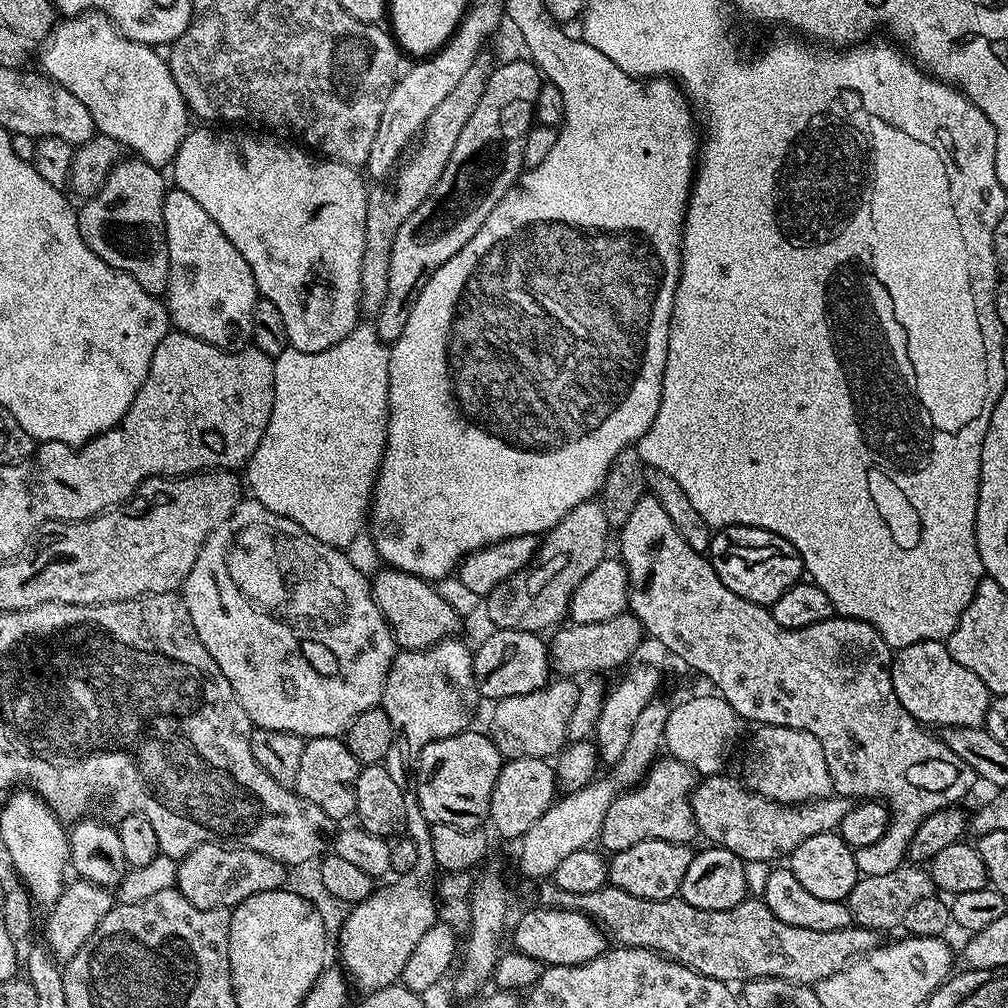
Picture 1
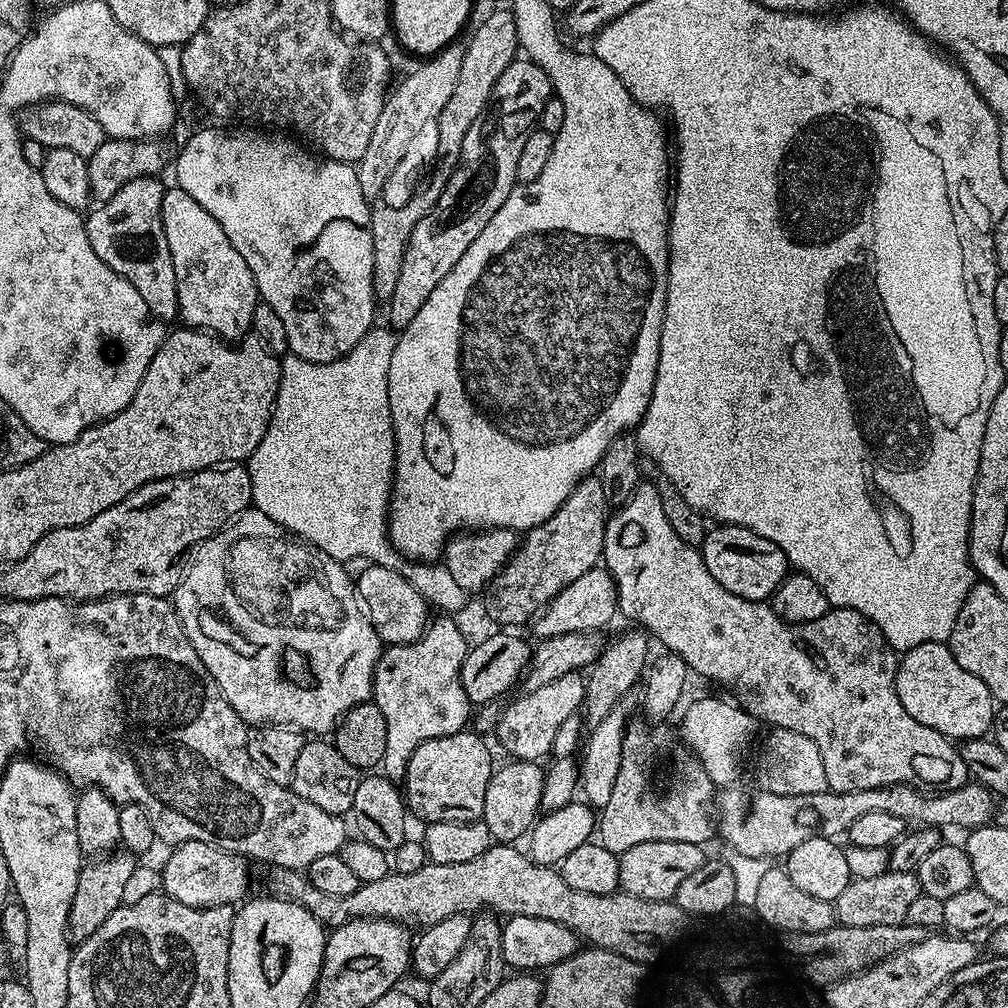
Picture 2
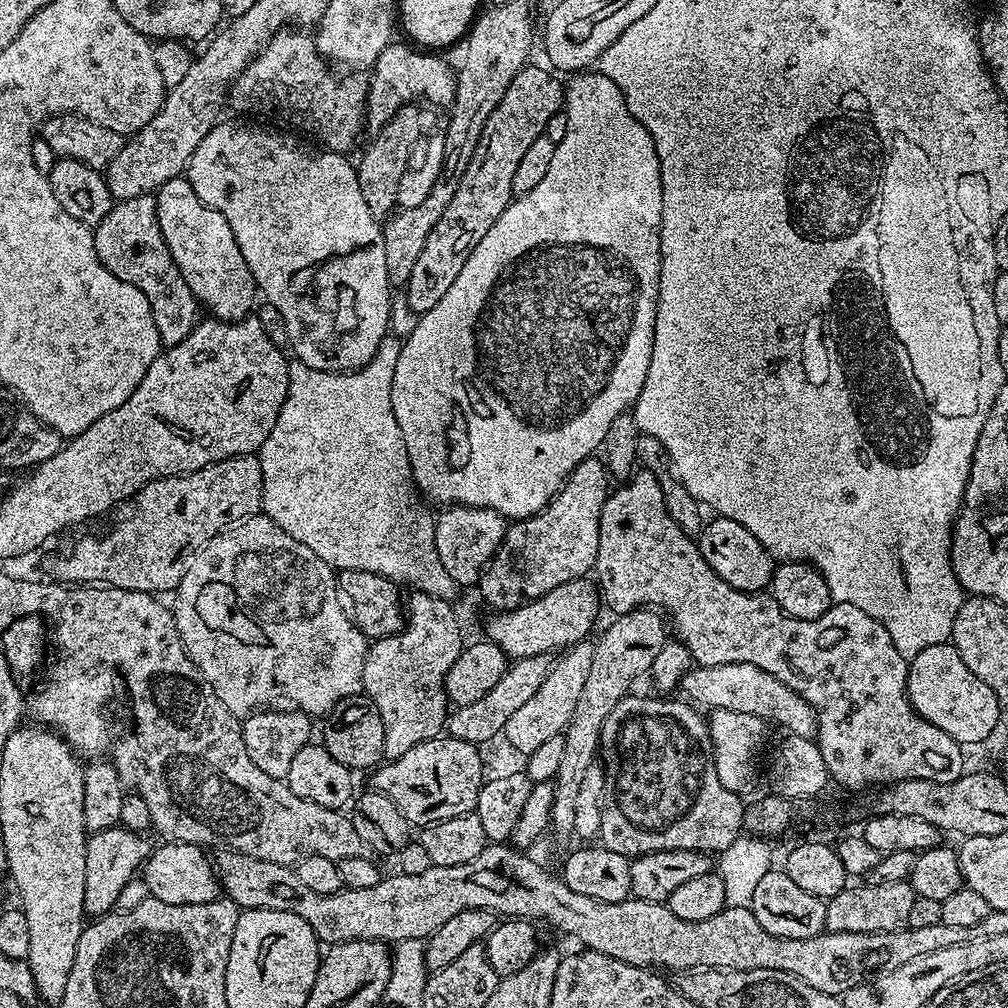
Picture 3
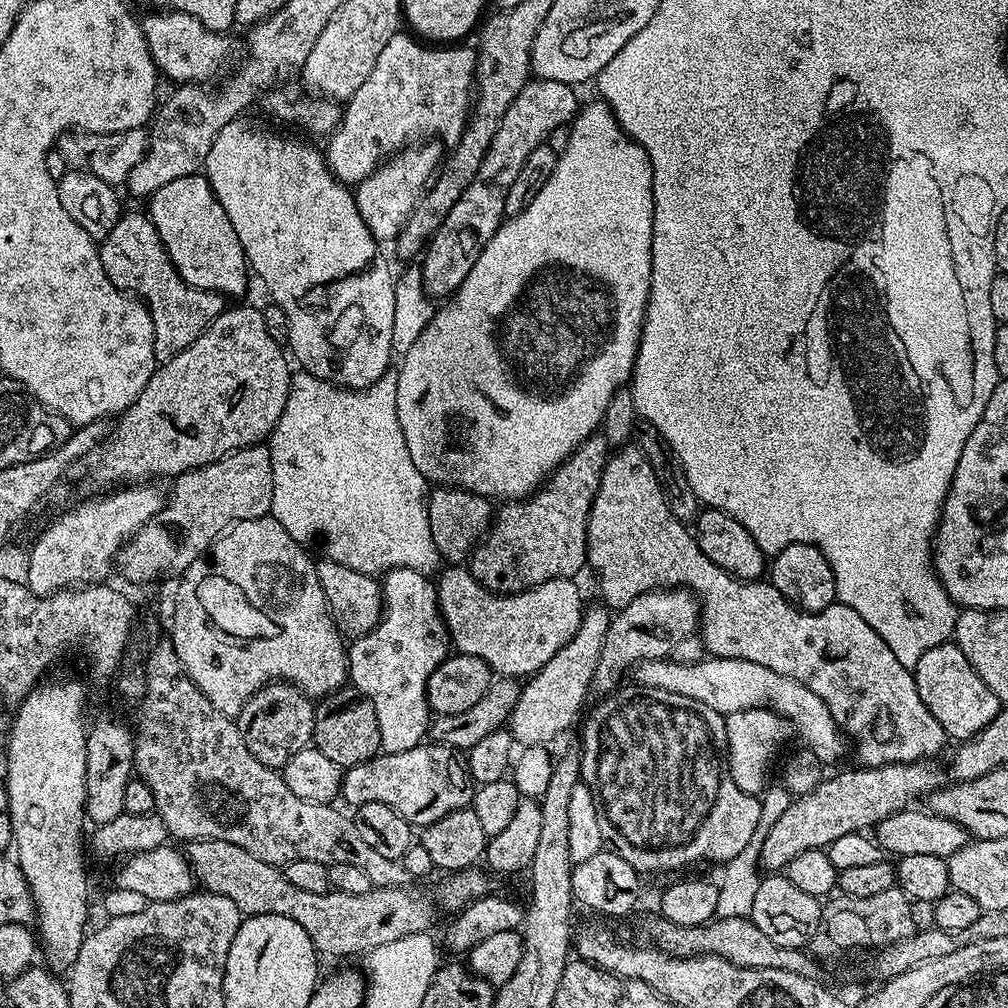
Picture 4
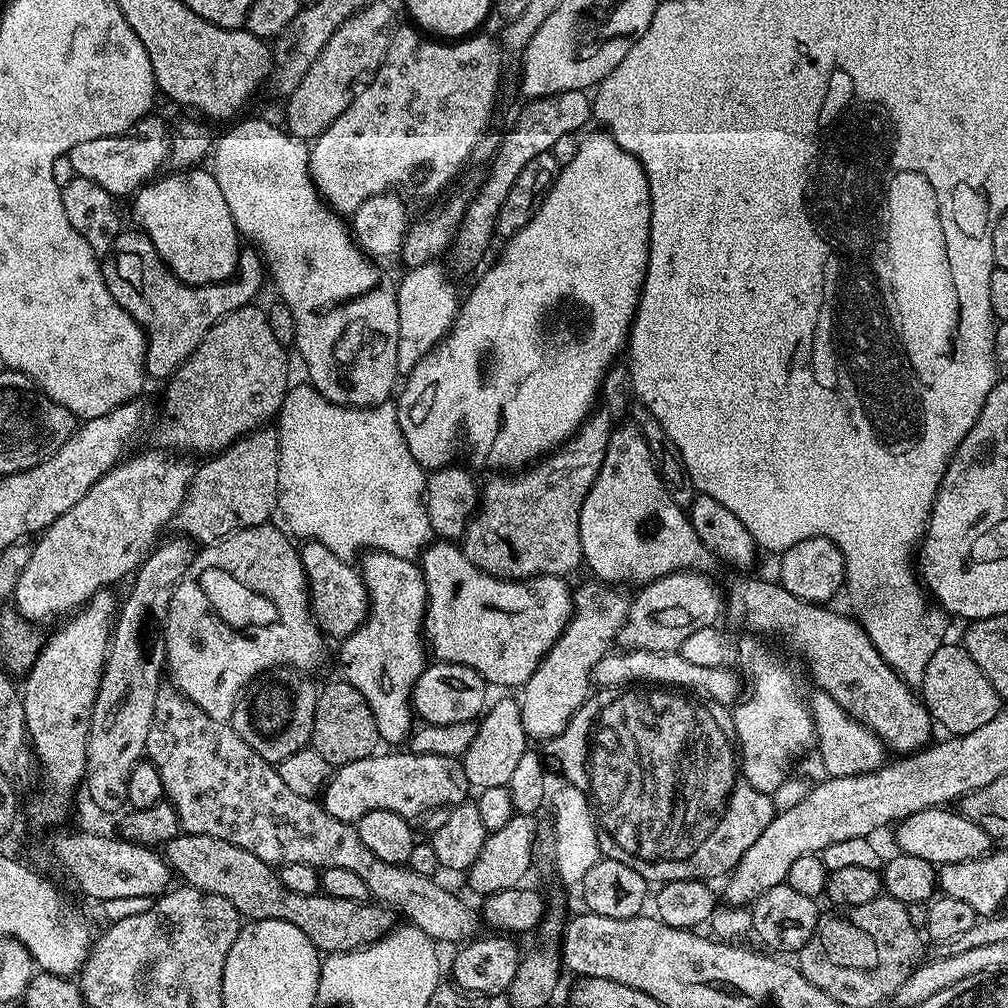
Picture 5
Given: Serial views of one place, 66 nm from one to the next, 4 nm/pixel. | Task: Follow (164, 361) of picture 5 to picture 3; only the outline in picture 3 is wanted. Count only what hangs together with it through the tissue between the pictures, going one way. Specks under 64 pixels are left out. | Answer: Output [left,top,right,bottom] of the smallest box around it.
[94,195,202,345]

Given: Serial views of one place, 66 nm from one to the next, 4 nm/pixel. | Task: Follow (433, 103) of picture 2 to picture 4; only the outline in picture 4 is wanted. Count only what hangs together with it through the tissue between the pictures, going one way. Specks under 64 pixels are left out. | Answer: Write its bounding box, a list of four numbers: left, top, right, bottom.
[354,158,434,242]

